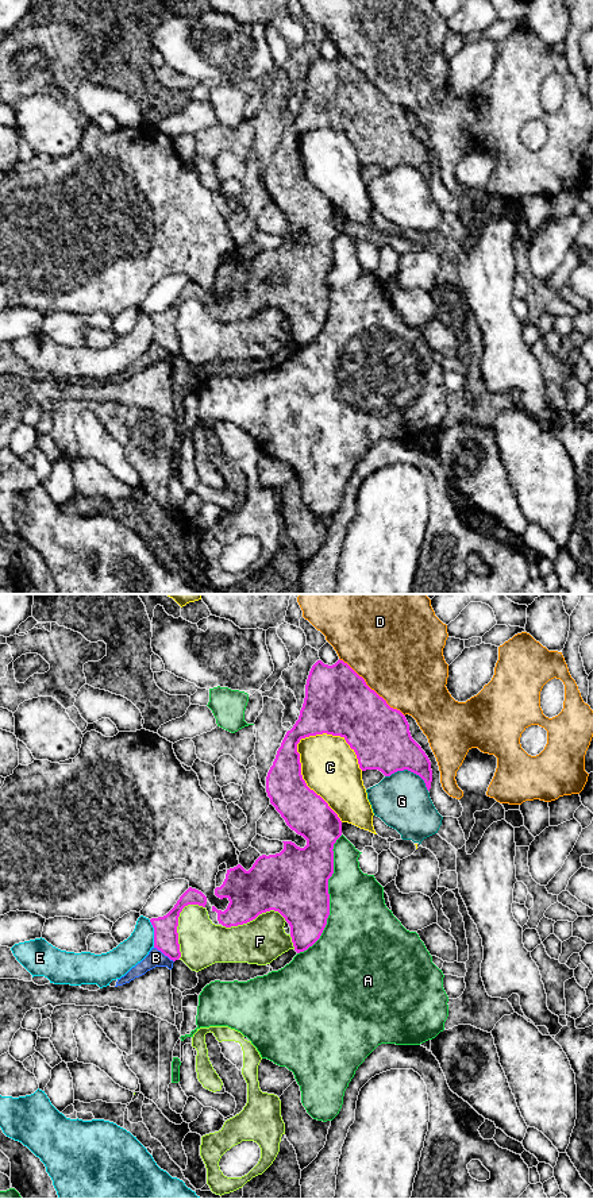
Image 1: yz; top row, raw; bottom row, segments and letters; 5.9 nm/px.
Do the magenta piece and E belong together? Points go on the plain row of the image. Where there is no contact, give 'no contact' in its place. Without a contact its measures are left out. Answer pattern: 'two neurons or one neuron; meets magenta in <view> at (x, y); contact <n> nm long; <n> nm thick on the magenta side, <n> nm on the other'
two neurons; meets magenta in yz at (154, 328); contact 170 nm long; 140 nm thick on the magenta side, 160 nm on the other

